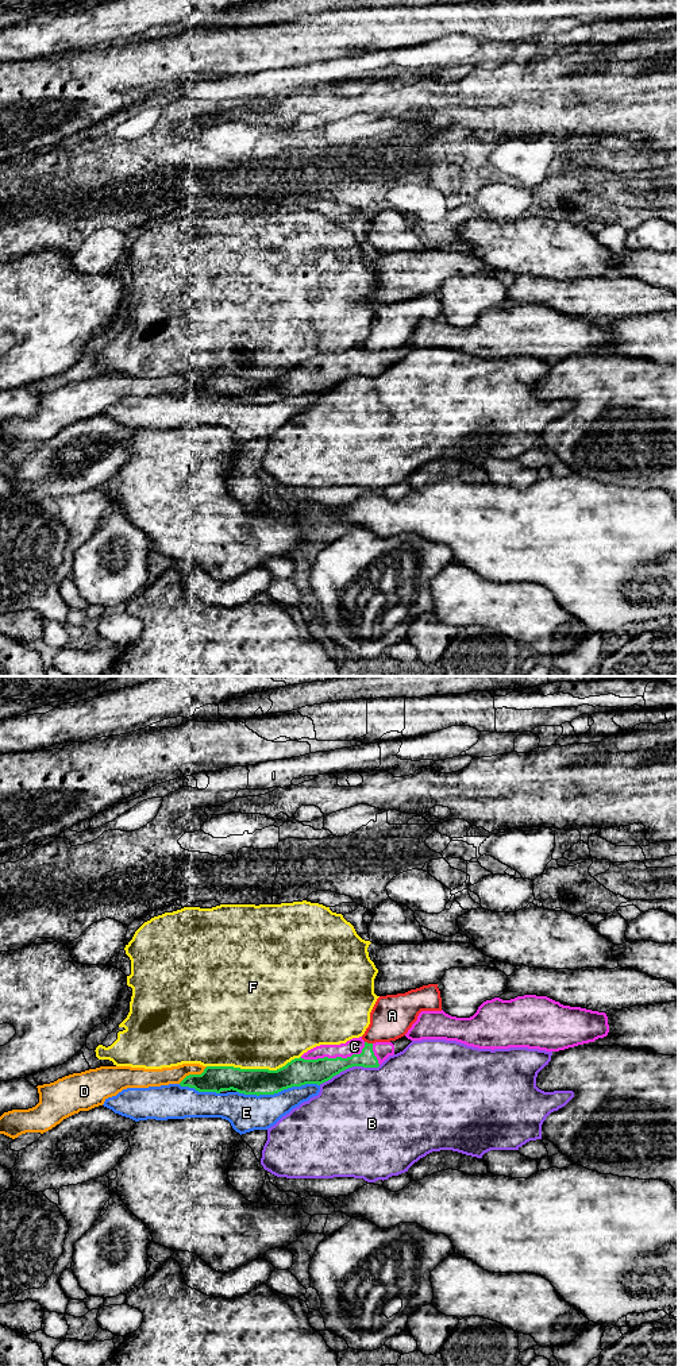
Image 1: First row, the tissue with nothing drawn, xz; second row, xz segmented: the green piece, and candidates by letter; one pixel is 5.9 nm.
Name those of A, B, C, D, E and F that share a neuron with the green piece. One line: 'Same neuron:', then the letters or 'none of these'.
Same neuron: C

